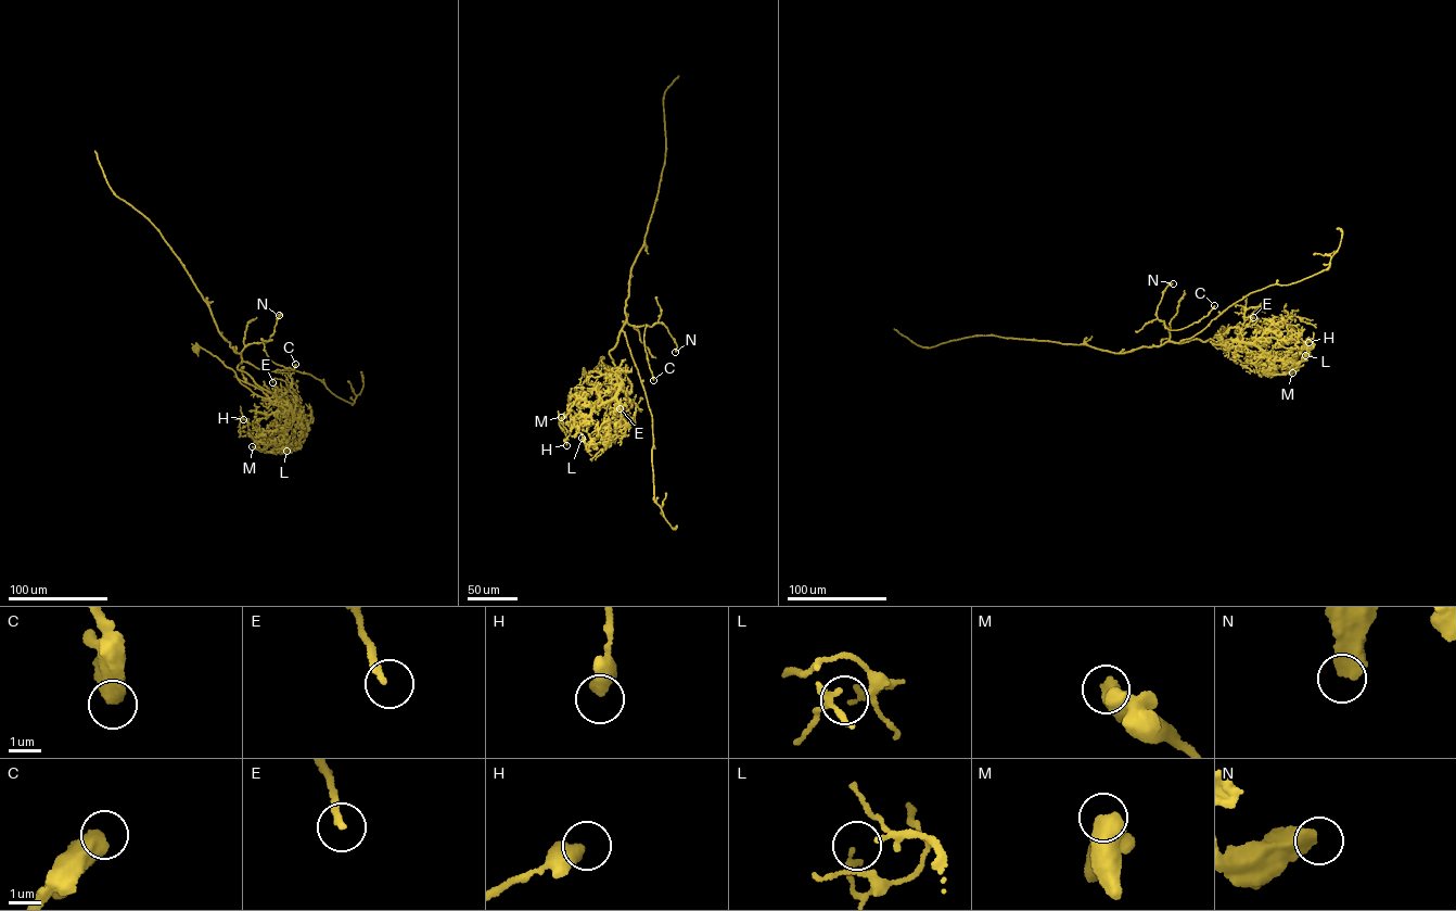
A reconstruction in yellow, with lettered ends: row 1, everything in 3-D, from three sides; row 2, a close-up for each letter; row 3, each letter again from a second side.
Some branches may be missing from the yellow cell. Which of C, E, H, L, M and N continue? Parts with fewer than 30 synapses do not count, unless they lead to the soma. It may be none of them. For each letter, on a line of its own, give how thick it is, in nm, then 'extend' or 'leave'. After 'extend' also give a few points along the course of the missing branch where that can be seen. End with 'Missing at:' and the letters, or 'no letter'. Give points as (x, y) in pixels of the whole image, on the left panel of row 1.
C: 550 nm thick; leave
E: 190 nm thick; leave
H: 480 nm thick; leave
L: 190 nm thick; leave
M: 550 nm thick; leave
N: 600 nm thick; leave
Missing at: no letter

